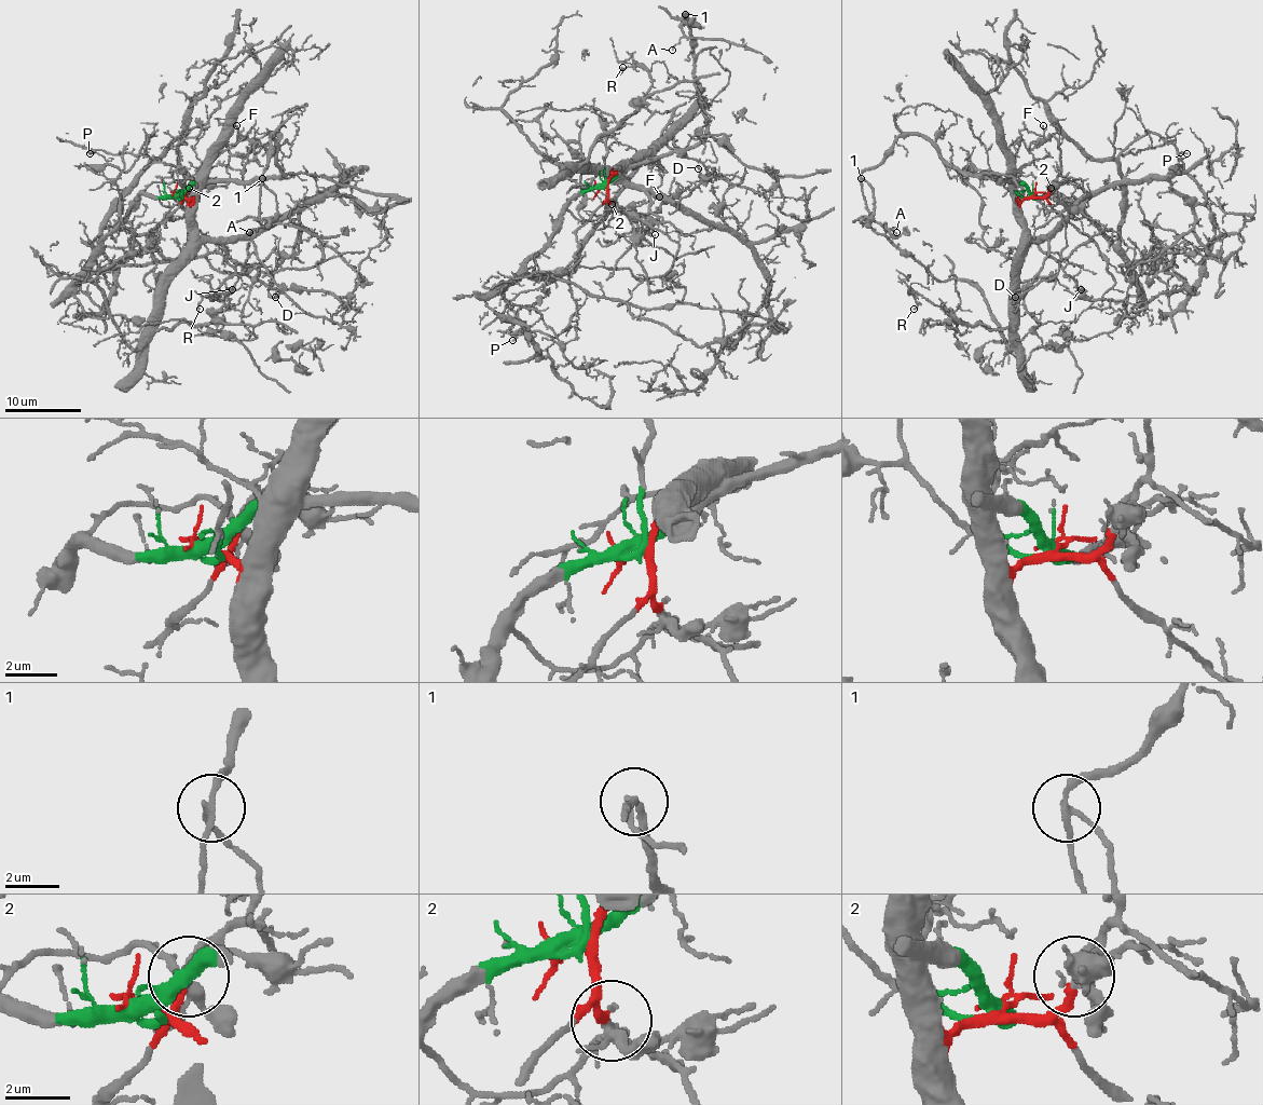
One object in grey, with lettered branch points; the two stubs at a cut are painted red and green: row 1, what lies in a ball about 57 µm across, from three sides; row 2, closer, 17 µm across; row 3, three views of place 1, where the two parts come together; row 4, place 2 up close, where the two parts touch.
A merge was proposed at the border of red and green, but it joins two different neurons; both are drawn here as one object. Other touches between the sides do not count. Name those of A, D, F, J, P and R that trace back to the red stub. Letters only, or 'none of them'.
D, F, J, R

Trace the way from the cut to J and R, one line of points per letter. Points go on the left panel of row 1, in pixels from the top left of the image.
J: (179, 195), (192, 204), (196, 231), (215, 239), (227, 251), (234, 273), (224, 286), (232, 290)
R: (179, 195), (189, 203), (187, 261), (172, 278), (159, 326), (207, 324), (229, 298), (217, 291), (200, 309)

